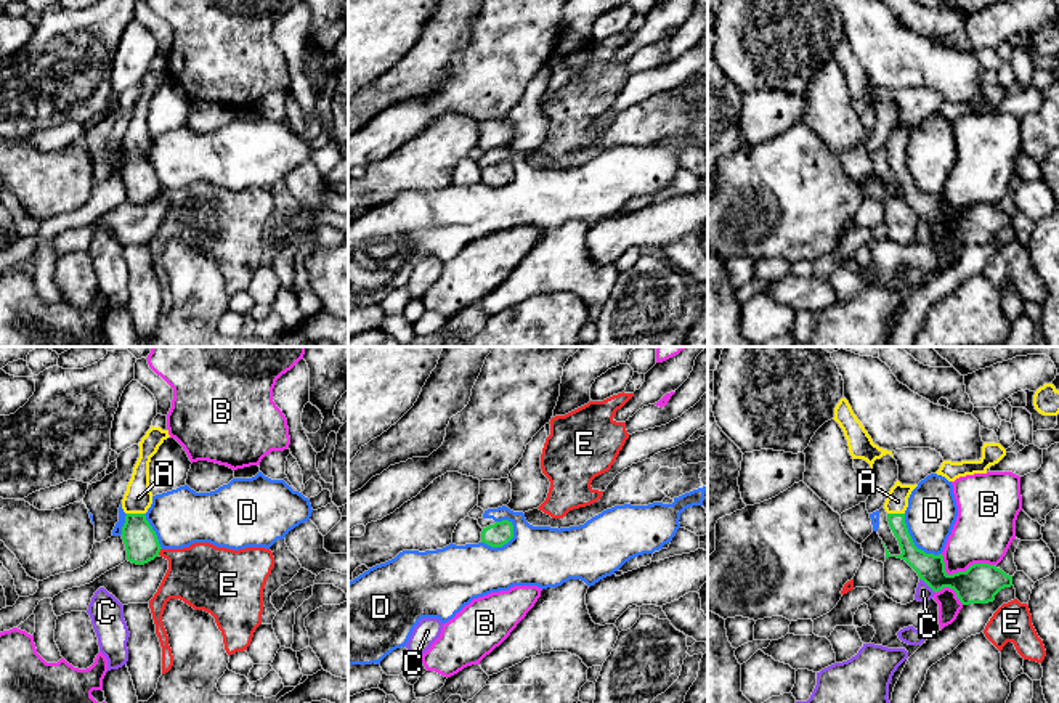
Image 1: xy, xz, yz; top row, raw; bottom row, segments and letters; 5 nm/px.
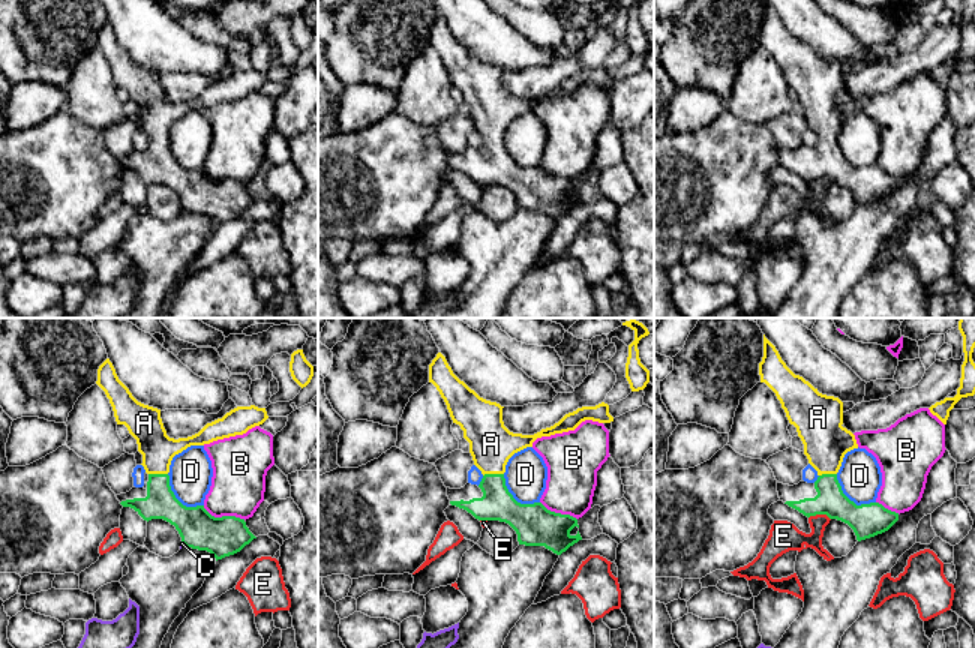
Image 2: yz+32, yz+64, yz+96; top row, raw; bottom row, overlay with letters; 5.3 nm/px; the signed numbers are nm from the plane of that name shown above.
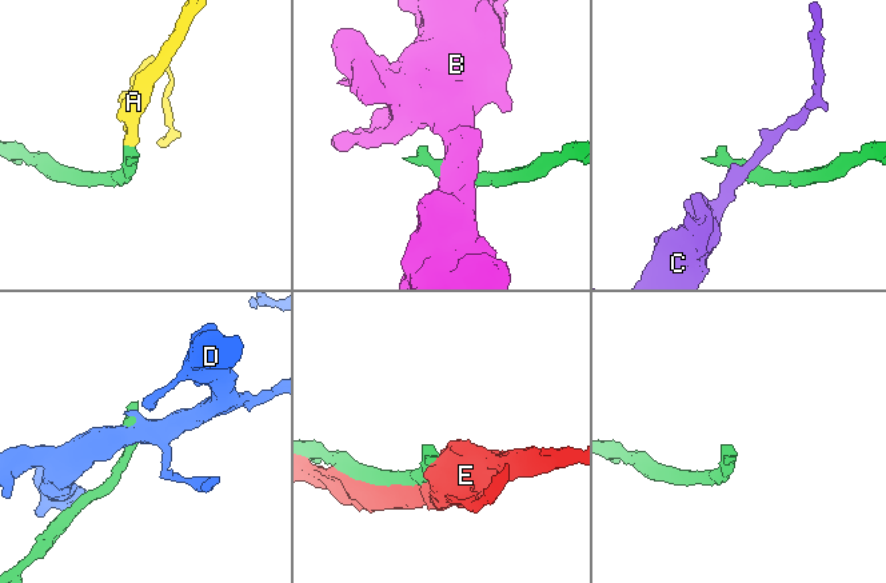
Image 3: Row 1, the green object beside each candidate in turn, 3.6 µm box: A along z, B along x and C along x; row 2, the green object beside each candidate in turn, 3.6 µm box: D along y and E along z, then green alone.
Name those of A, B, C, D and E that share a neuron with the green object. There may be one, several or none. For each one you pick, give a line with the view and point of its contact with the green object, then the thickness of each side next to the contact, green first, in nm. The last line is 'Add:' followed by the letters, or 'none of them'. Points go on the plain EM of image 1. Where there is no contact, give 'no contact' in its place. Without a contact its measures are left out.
A: meets green in xy at (135, 154); 170 nm thick on the green side, 140 nm on the other
Add: A

